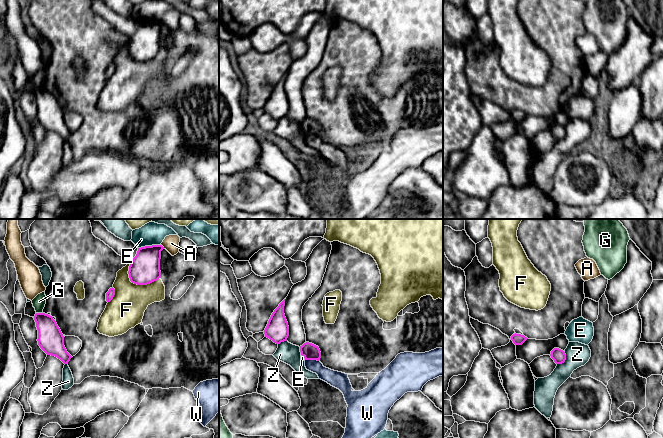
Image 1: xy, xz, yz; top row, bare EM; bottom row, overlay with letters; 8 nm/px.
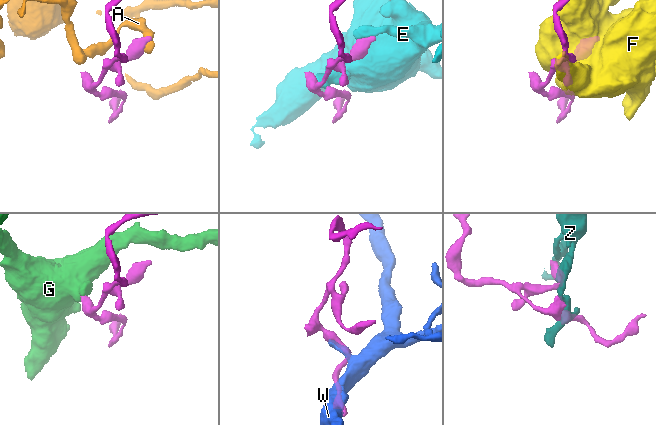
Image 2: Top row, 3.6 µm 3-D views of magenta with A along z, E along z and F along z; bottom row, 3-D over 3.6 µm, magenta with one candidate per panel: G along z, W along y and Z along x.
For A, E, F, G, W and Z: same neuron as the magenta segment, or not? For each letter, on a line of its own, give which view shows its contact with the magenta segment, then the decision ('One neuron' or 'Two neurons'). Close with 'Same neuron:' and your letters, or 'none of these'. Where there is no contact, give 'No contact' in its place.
A: Touches magenta in xy. Two neurons
E: Touches magenta in xy. Two neurons
F: Touches magenta in xy. Two neurons
G: Touches magenta in xy. Two neurons
W: Touches magenta in xz. Two neurons
Z: Touches magenta in yz. Two neurons
Same neuron: none of these

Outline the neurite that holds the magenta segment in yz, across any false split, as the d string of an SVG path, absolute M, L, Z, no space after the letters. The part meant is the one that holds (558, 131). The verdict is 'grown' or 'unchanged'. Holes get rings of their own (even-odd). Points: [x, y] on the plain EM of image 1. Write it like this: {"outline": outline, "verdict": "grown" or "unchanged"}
{"outline": "M554 124L551 127L550 130L551 134L554 136L554 138L556 140L562 140L565 138L566 136L566 130L563 126L559 125L559 124Z", "verdict": "unchanged"}

